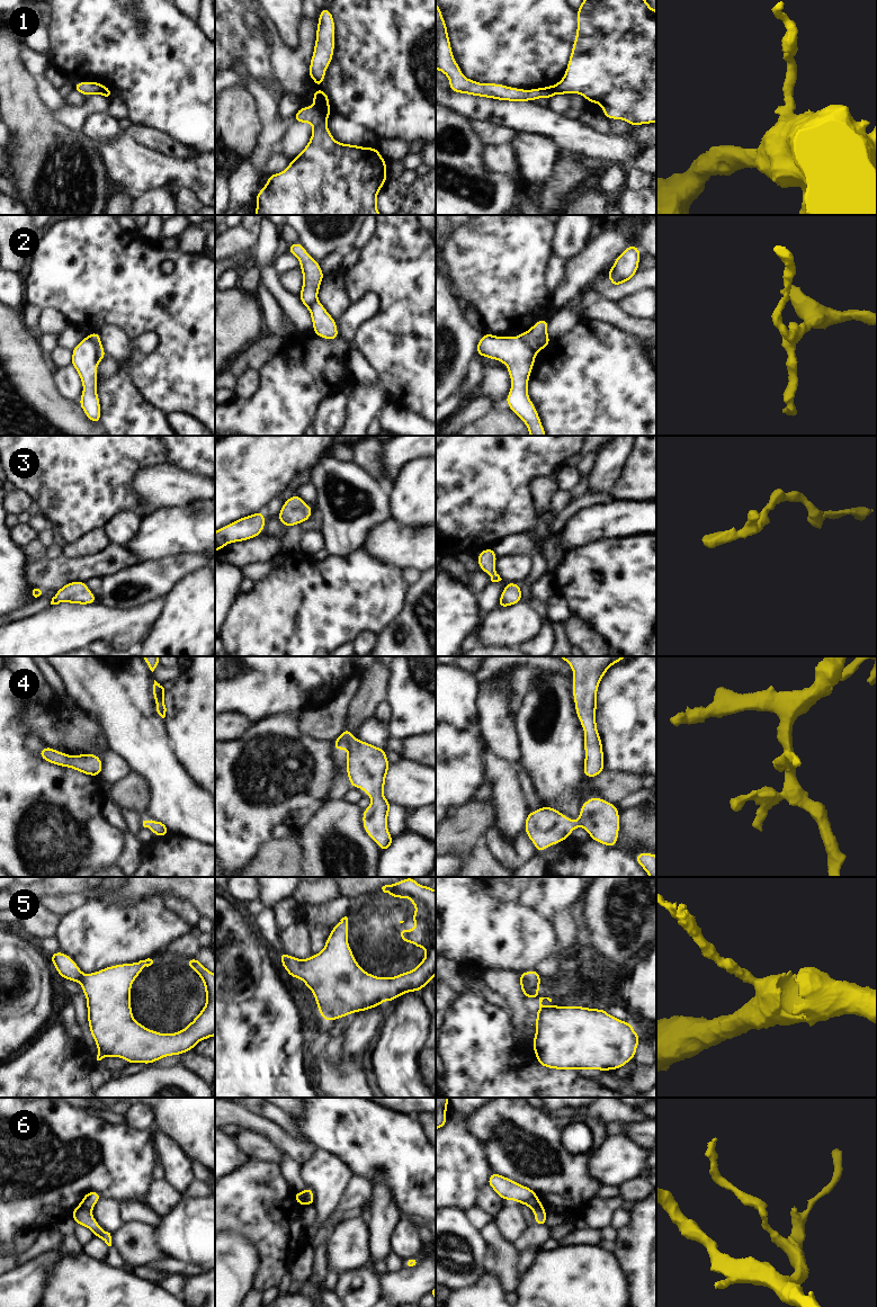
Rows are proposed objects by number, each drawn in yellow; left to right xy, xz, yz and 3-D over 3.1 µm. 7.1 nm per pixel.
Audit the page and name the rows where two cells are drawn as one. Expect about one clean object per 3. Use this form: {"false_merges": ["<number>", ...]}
{"false_merges": ["1", "2", "6"]}

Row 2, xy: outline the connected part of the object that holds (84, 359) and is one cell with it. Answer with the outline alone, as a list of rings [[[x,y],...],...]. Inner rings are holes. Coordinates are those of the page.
[[[84,337],[72,349],[71,360],[71,365],[78,371],[83,385],[79,405],[93,423],[100,422],[101,419],[100,400],[97,394],[97,367],[100,360],[97,353],[96,343],[89,337]]]

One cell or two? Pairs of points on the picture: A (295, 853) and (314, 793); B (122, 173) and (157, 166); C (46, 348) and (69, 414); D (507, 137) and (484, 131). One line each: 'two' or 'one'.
A: two
B: one
C: two
D: one

